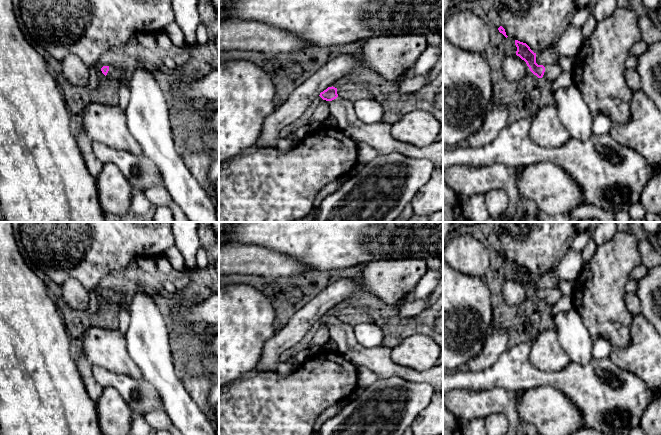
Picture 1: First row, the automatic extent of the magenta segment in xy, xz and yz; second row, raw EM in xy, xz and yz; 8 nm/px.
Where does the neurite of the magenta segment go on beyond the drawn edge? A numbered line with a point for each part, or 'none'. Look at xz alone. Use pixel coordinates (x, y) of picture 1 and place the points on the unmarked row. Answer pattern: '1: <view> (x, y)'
1: xz (378, 359)

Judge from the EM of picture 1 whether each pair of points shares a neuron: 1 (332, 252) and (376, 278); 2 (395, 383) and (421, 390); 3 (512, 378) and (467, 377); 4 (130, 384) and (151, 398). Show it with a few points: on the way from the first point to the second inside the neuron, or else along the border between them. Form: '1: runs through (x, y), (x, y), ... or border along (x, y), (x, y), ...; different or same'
1: border along (386, 259), (369, 261), (363, 265); different
2: runs through (401, 385), (410, 390), (415, 390); same
3: runs through (501, 378), (478, 378); same
4: runs through (135, 386), (146, 395); same

